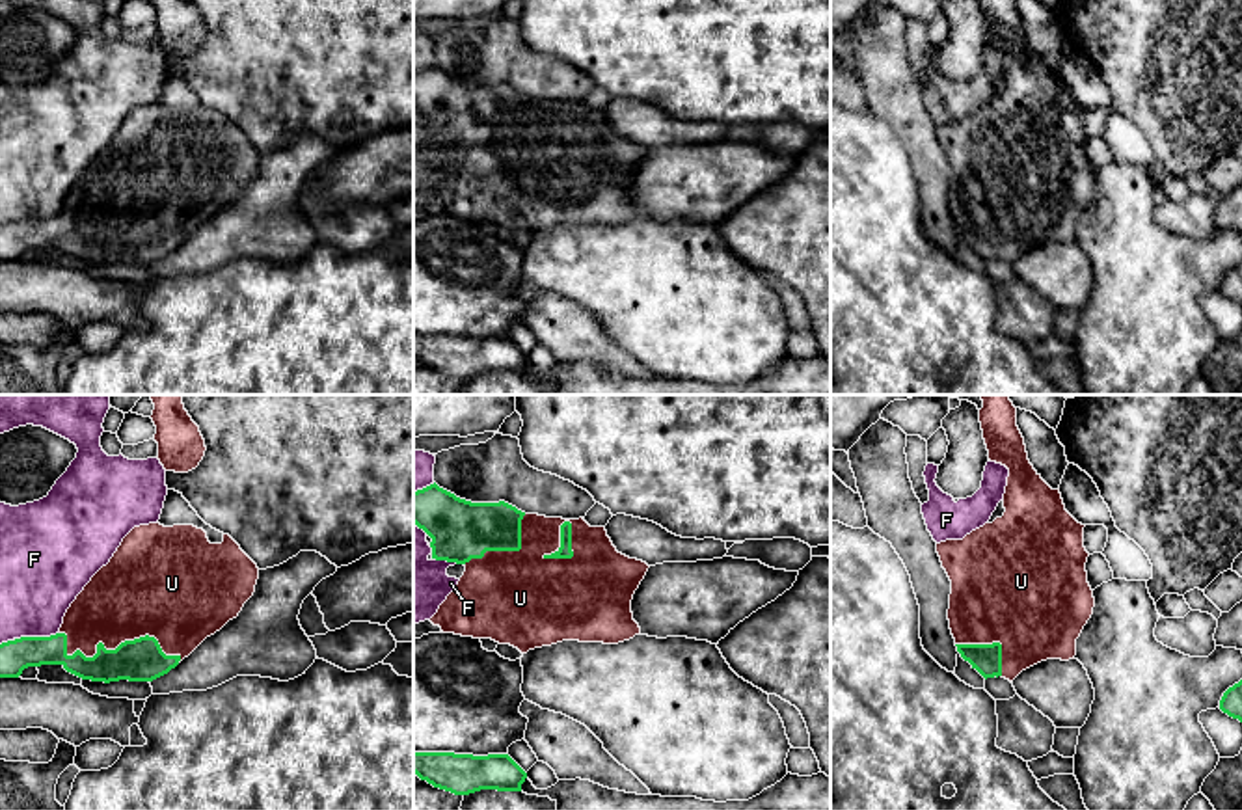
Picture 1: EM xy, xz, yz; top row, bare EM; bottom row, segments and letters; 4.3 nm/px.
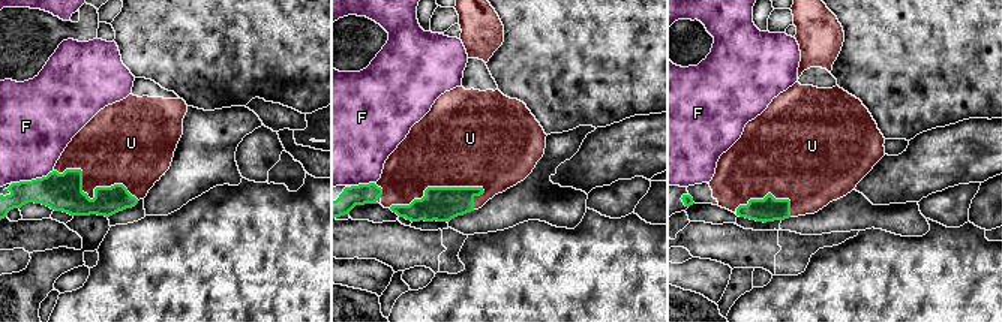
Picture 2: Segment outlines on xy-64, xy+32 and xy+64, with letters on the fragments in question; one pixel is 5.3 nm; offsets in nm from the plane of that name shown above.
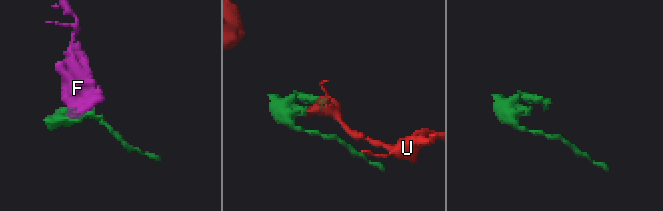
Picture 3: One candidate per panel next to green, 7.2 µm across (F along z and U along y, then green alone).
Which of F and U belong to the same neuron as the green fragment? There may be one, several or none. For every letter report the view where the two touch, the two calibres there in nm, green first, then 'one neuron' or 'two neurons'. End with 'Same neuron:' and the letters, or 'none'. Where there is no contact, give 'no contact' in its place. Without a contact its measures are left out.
F: xy | 140/340 nm | two neurons
U: xy | 190/360 nm | one neuron
Same neuron: U

